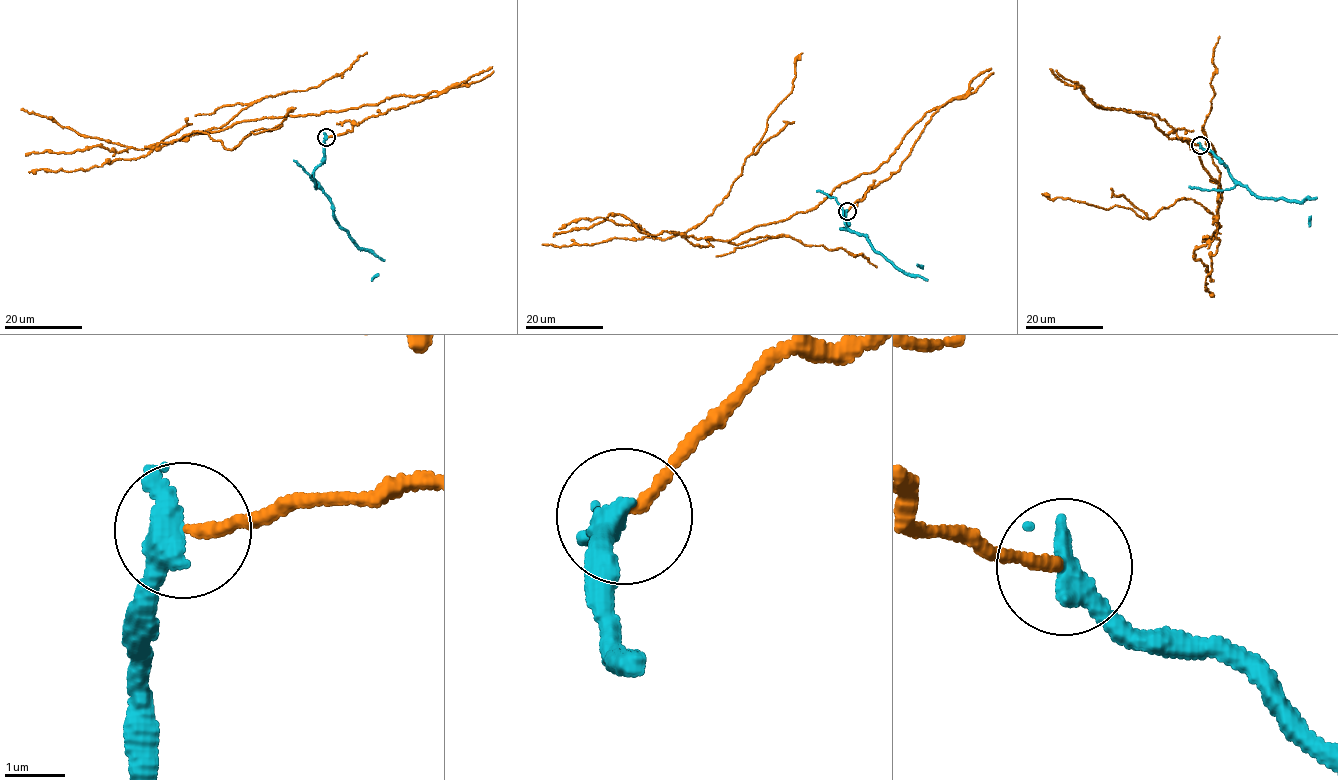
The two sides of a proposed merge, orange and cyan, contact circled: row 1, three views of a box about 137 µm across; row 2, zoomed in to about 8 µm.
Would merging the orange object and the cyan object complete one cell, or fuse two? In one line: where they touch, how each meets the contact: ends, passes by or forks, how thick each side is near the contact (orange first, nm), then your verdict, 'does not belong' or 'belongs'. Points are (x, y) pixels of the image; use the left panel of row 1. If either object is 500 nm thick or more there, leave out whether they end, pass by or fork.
at (326, 137); 190 nm thick on the orange side, 550 nm on the other; does not belong

